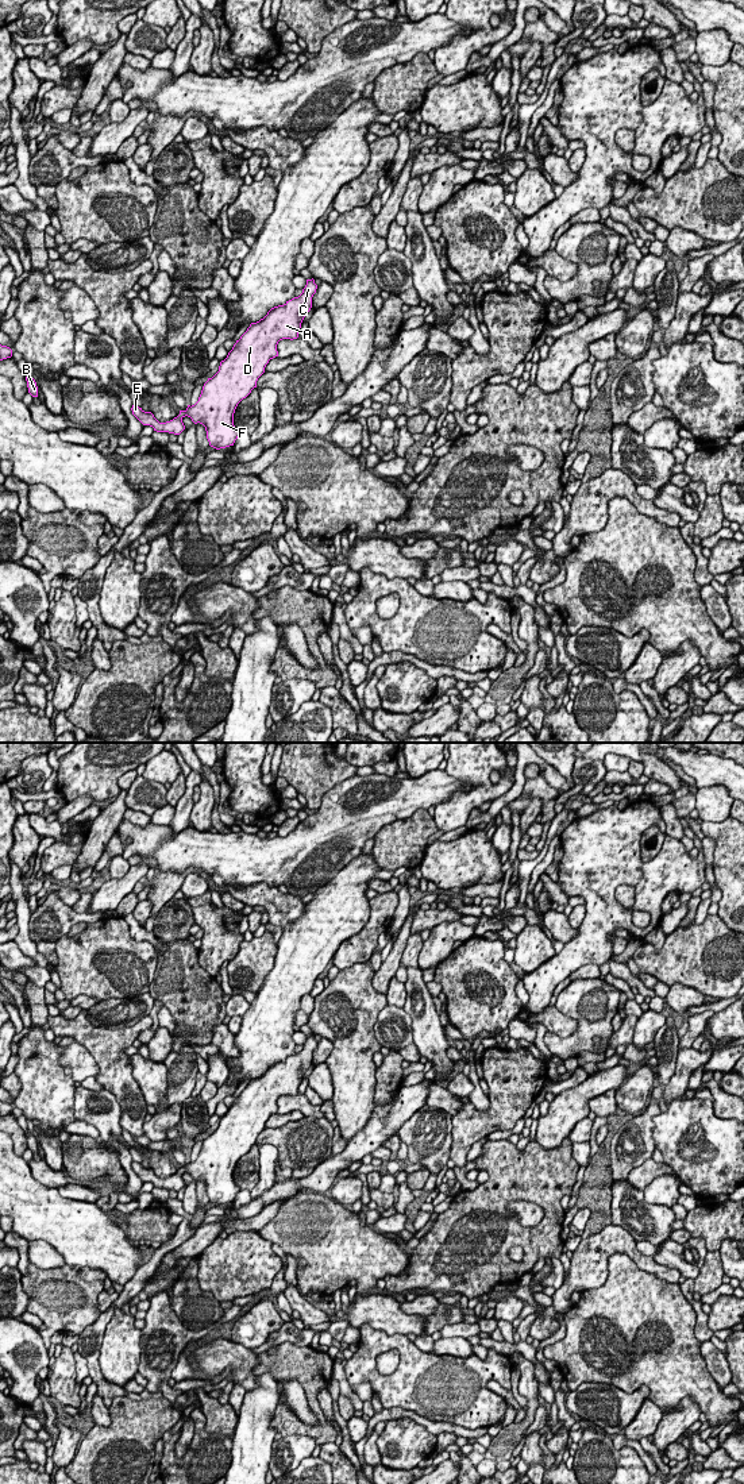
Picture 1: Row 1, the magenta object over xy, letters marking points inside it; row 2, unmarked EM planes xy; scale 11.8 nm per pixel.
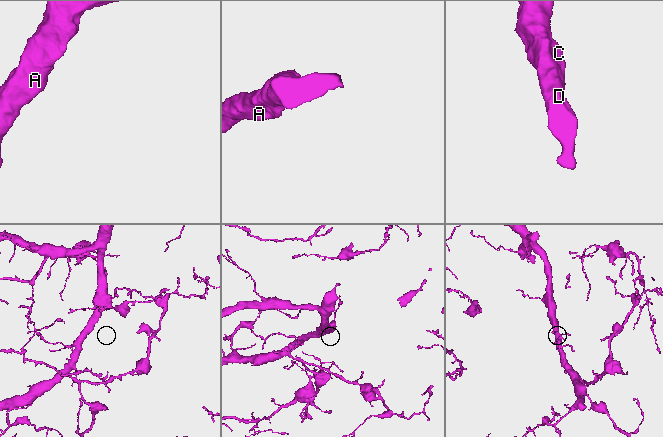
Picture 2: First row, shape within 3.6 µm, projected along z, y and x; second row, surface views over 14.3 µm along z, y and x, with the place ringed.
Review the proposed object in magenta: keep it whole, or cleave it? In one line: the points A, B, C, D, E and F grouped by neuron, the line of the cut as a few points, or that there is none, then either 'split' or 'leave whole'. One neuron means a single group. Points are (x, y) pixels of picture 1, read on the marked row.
A B C D E F | no cut | leave whole

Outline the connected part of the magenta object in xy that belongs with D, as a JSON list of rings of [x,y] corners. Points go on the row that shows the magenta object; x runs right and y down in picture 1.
[[[307,280],[298,297],[284,305],[271,308],[234,344],[227,358],[220,362],[219,371],[204,383],[198,401],[170,421],[159,423],[151,412],[132,405],[132,415],[157,432],[180,435],[185,425],[182,419],[190,417],[194,424],[205,427],[209,446],[220,450],[234,446],[240,432],[234,425],[234,413],[238,404],[246,398],[258,378],[265,373],[270,359],[278,356],[277,344],[282,339],[297,339],[301,323],[312,308],[312,297],[317,285]]]

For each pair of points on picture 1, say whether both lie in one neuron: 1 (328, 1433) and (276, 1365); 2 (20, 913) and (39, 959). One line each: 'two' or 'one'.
1: one
2: one

